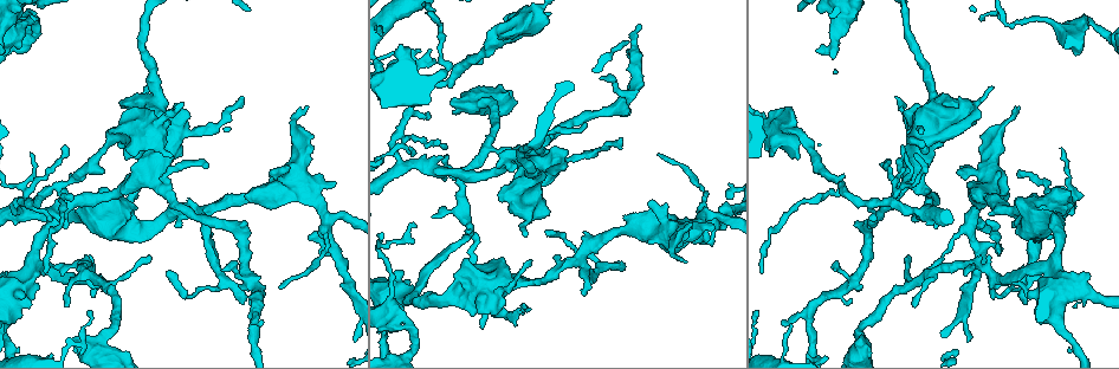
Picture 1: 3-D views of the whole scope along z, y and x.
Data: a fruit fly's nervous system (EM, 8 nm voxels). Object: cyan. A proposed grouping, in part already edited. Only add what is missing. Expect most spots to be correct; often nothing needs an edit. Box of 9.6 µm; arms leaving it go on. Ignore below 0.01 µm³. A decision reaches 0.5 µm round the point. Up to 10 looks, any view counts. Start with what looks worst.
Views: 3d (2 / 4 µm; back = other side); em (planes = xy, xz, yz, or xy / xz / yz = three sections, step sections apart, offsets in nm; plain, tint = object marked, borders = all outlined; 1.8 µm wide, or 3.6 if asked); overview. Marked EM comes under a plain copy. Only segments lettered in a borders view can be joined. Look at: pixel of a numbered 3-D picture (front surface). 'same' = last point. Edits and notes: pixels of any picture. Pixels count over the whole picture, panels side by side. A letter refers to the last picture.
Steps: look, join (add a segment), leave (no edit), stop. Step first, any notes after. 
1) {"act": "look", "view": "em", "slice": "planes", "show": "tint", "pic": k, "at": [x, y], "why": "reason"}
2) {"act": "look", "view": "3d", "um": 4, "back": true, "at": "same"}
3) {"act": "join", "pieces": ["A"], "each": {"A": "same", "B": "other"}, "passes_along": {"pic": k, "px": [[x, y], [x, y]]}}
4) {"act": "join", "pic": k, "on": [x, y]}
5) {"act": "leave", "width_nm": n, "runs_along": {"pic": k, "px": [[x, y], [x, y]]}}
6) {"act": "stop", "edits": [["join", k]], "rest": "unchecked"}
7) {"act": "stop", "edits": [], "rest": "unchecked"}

{"act": "look", "view": "3d", "um": 2, "pic": 1, "at": [55, 185], "why": "three-way junction"}

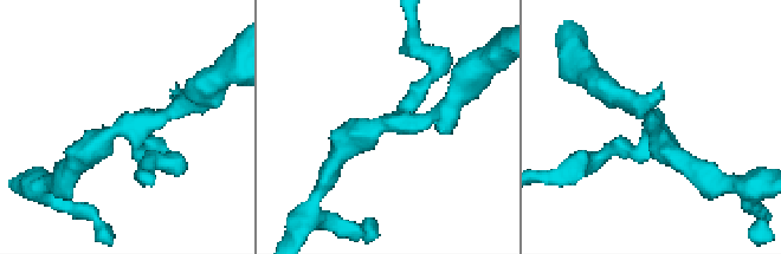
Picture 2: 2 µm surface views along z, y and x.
{"act": "look", "view": "em", "slice": "planes", "show": "borders", "pic": 2, "at": [651, 126], "arms": 3, "why": "now the EM"}

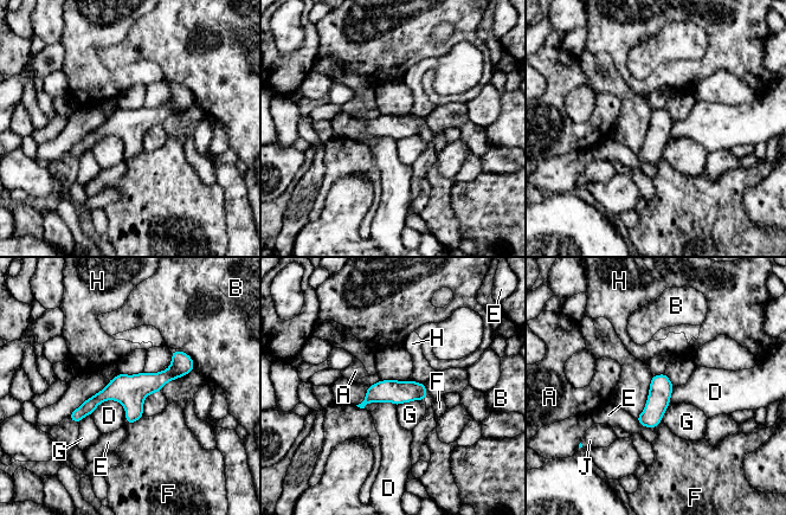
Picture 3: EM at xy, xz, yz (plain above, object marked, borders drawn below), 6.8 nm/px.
{"act": "leave", "width_nm": 160, "longest_contact_nm": ["D", 260], "each": {"A": "other", "B": "other", "D": "other", "E": "other", "F": "other", "G": "other", "H": "other", "J": "other"}, "found": "none of them fits"}

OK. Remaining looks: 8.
{"act": "look", "view": "3d", "um": 4, "pic": 1, "at": [473, 102], "why": "sudden change in width"}

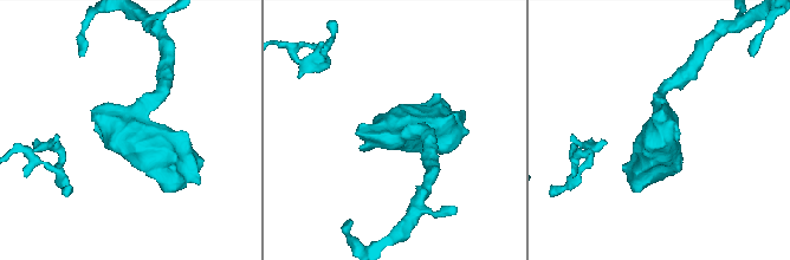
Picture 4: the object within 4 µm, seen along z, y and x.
{"act": "look", "view": "em", "slice": "planes", "show": "tint", "pic": 4, "at": [663, 121], "arm_widths_nm": [220, 600], "why": "shape alone is not enough"}

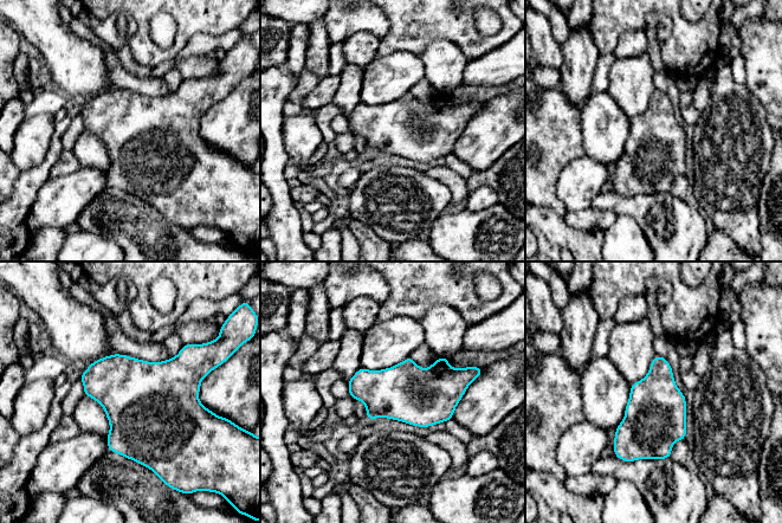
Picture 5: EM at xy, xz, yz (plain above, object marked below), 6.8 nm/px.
{"act": "look", "view": "em", "slice": "planes", "show": "borders", "at": "same"}

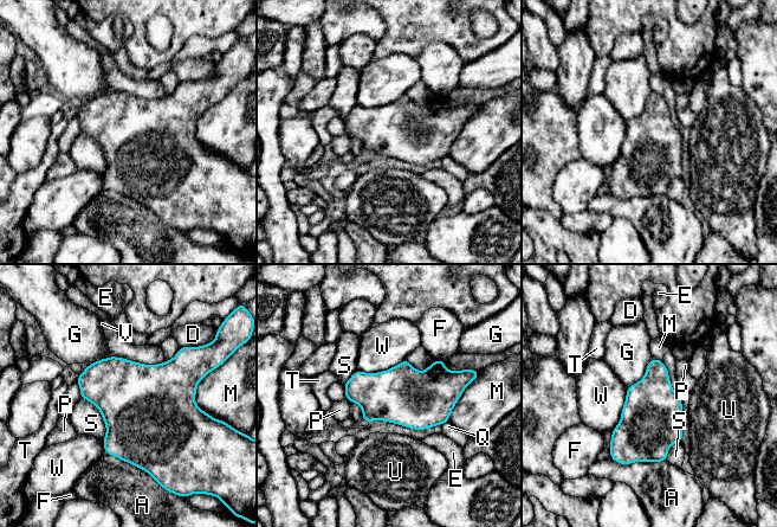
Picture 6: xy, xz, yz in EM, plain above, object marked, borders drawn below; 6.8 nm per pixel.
{"act": "leave", "width_nm": 400, "longest_contact_nm": ["A", 400], "each": {"A": "other", "D": "other", "E": "other", "F": "other", "G": "other", "M": "other", "P": "other", "Q": "other", "S": "other", "T": "other", "U": "other", "V": "other", "W": "other"}, "found": "no lettered segment goes on from it"}

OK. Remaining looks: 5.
{"act": "look", "view": "3d", "um": 4, "pic": 1, "at": [980, 20], "why": "tapers out"}

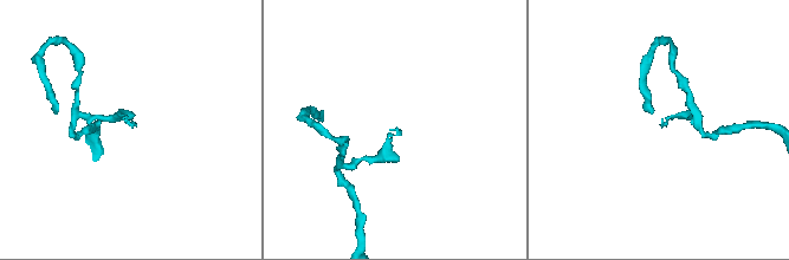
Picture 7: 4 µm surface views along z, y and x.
{"act": "look", "view": "em", "slice": "planes", "show": "borders", "pic": 7, "at": [135, 124]}

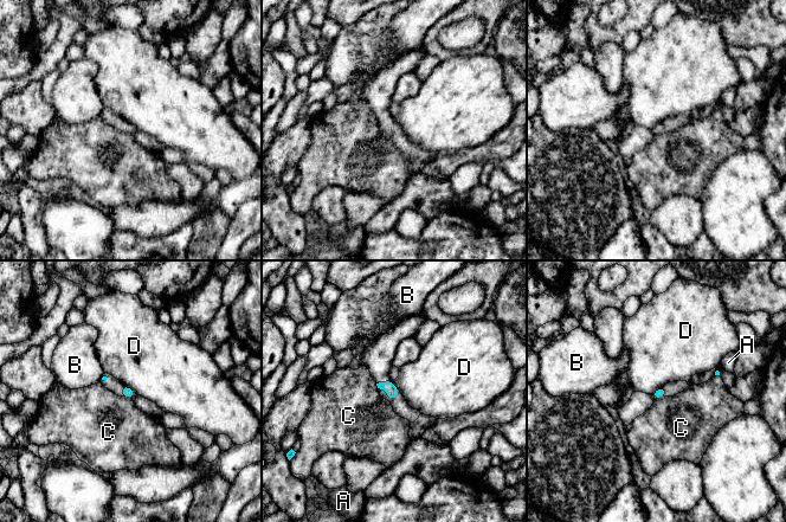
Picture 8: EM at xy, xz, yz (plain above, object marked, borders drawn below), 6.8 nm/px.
{"act": "leave", "width_nm": 70, "each": {"A": "other", "B": "other", "C": "other", "D": "other"}, "found": "none of them fits"}

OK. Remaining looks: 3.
{"act": "look", "view": "3d", "um": 4, "pic": 1, "at": [414, 336], "why": "abrupt turn"}

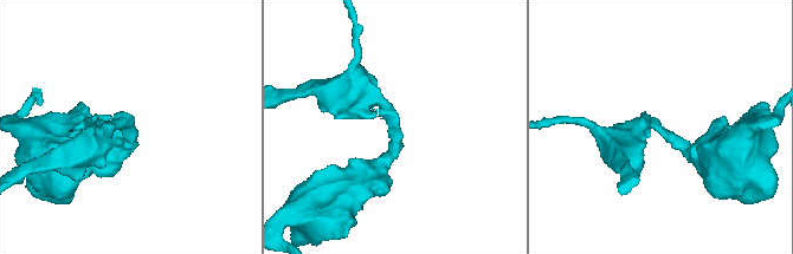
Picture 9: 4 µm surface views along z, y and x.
{"act": "look", "view": "em", "slice": "planes", "show": "borders", "pic": 9, "at": [661, 127], "arm_widths_nm": [340, 340]}

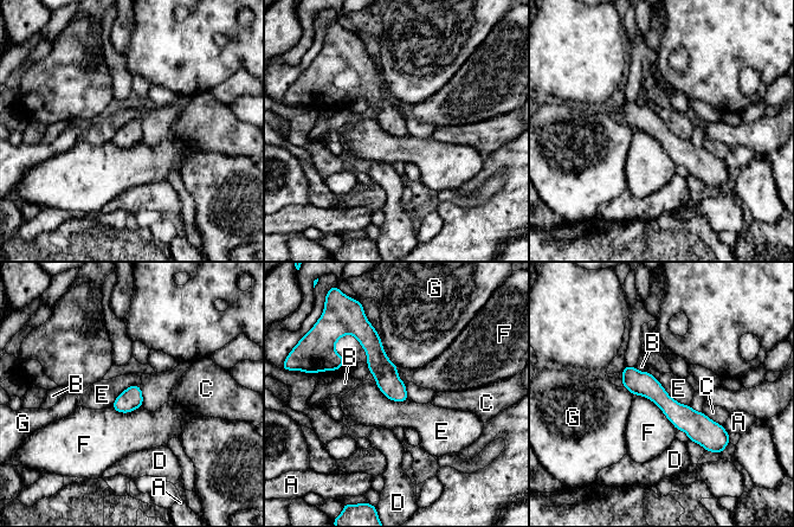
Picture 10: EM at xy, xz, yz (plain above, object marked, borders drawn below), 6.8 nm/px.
{"act": "leave", "each": {"A": "other", "B": "other", "C": "other", "D": "other", "E": "other", "F": "other", "G": "other"}, "border": {"pic": 10, "px": [[374, 383], [389, 399], [407, 400]]}, "found": "none of them fits"}

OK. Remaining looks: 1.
{"act": "stop", "edits": [], "rest": "unchecked"}

